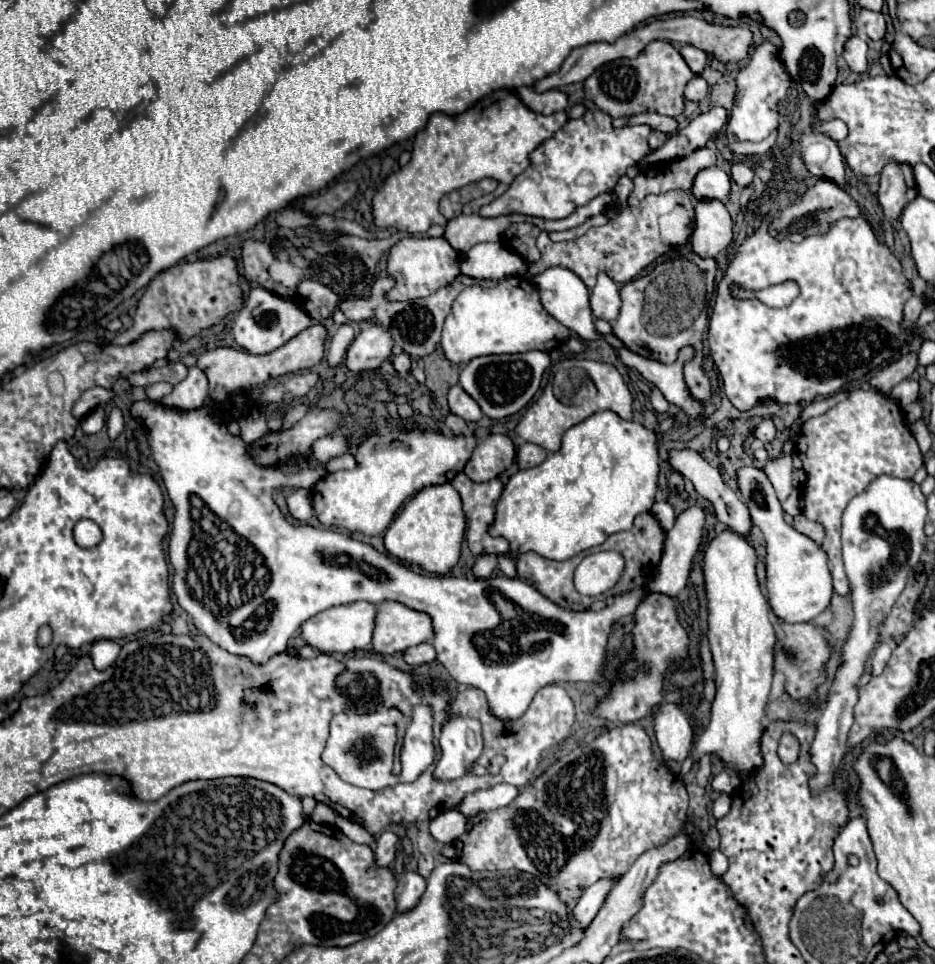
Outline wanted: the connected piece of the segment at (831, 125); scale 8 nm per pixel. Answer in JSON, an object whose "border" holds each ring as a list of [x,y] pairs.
{"border":[[[830,120],[830,122],[814,122],[812,126],[814,130],[824,130],[824,134],[828,134],[830,138],[834,138],[836,142],[844,140],[848,136],[848,128],[844,122],[840,120]]]}

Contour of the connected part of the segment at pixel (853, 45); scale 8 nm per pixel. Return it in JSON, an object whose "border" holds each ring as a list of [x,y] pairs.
{"border":[[[858,34],[850,36],[848,42],[844,44],[844,60],[850,66],[852,72],[866,72],[868,70],[868,44],[864,38],[860,38]]]}

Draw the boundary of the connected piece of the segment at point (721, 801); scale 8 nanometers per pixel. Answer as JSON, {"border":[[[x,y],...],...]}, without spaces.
{"border":[[[720,794],[716,800],[714,800],[714,806],[712,806],[712,814],[714,818],[724,818],[730,810],[730,796],[728,794]]]}

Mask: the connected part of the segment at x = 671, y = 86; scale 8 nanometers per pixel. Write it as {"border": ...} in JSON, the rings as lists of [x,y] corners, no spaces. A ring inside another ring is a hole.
{"border":[[[654,40],[632,60],[624,58],[600,66],[584,82],[584,96],[612,118],[638,116],[644,112],[678,116],[684,112],[684,86],[692,78],[694,72],[688,68],[680,52],[670,42]]]}

